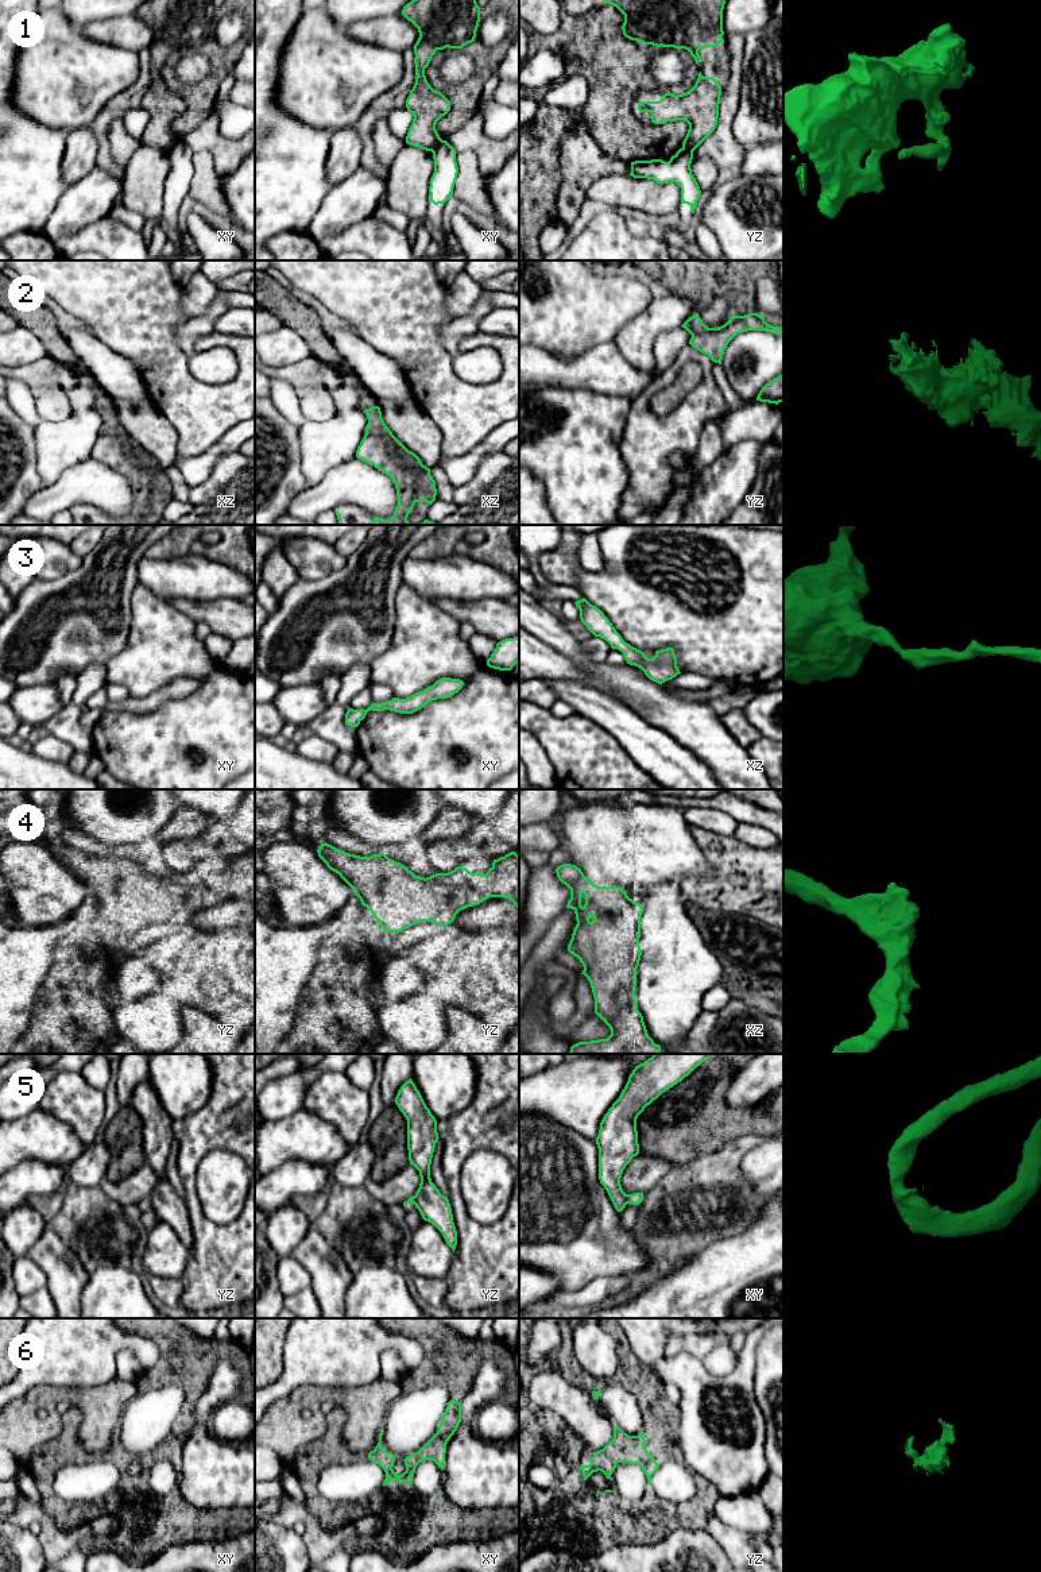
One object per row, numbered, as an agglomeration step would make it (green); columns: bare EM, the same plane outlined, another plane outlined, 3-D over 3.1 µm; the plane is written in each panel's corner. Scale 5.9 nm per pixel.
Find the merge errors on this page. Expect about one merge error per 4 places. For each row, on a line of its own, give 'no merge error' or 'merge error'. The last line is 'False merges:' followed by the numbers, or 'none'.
1: no merge error
2: no merge error
3: no merge error
4: no merge error
5: merge error
6: no merge error
False merges: 5

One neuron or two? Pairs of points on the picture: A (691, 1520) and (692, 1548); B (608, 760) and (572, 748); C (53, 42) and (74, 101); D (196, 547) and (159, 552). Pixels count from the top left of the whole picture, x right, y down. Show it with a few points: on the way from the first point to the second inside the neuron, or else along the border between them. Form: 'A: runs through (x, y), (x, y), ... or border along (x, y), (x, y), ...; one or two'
A: border along (704, 1526), (696, 1529), (676, 1526), (672, 1530); two
B: runs through (599, 760), (589, 760), (581, 752); one
C: runs through (55, 57), (65, 87); one
D: runs through (186, 547), (169, 547); one

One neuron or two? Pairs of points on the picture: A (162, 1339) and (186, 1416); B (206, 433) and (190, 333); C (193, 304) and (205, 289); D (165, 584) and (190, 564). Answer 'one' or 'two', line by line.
A: one
B: two
C: one
D: one

